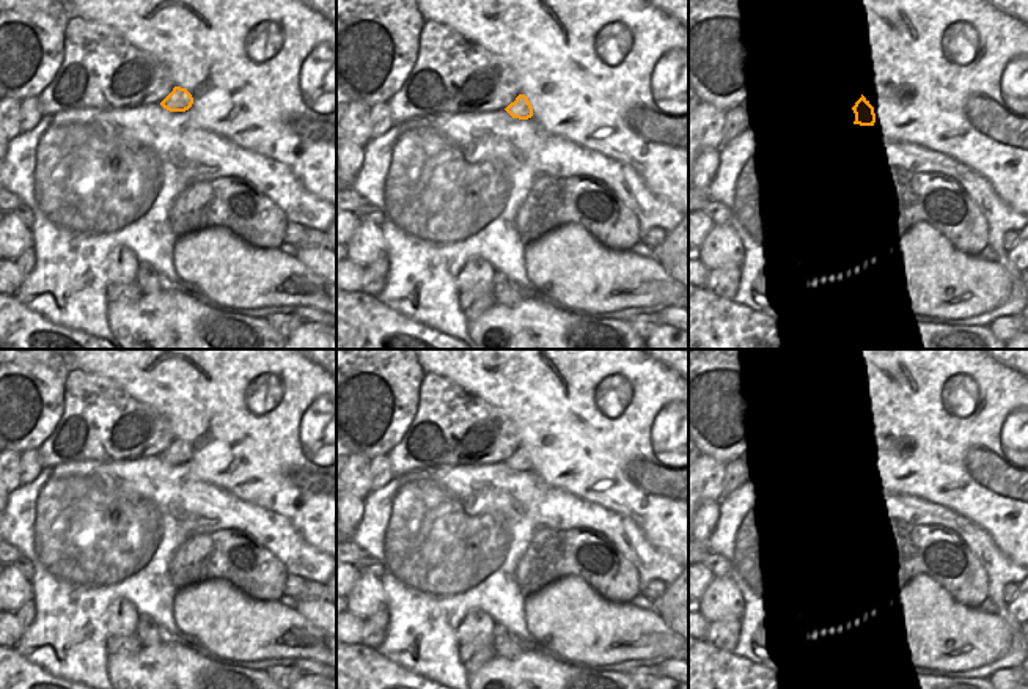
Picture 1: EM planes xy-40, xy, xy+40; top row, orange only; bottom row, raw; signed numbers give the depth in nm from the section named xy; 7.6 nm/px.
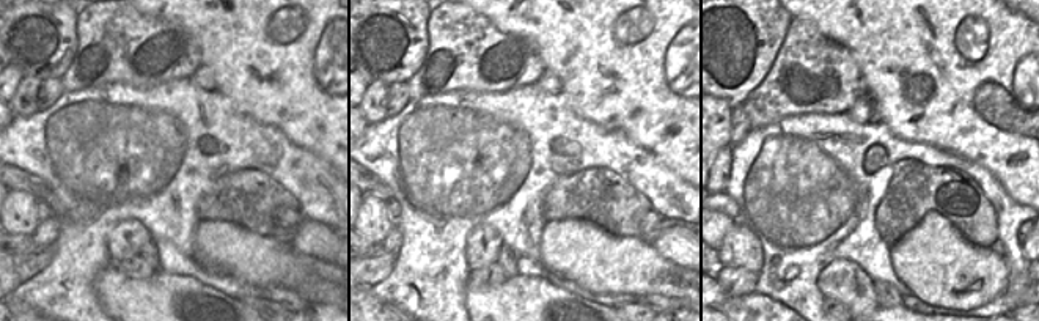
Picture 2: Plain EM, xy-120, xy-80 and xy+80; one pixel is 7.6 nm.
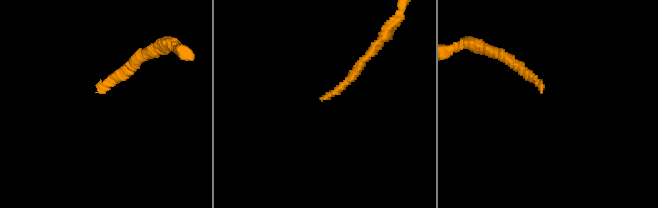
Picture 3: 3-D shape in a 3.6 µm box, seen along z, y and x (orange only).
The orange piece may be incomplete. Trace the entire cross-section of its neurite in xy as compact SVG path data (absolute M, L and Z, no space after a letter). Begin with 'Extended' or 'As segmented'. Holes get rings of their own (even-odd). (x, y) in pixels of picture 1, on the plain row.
As segmented. M519 447L514 455L505 461L512 470L528 472L533 469L533 459L525 447Z

